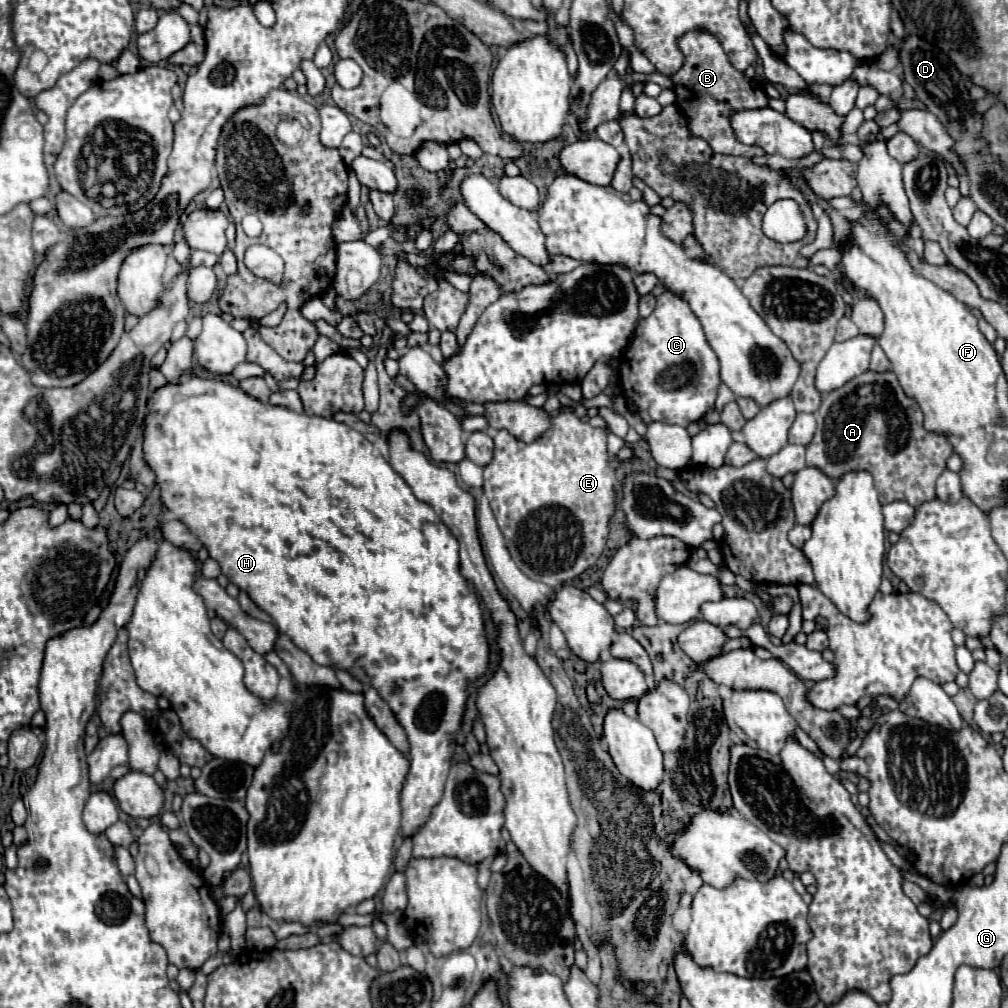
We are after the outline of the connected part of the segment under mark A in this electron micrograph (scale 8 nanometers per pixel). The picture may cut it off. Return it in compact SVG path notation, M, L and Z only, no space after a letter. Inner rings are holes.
M867 371L841 389L823 395L815 419L817 433L807 445L807 465L821 469L831 479L853 469L867 469L875 479L875 489L883 505L891 501L907 501L911 507L917 507L935 499L935 481L945 471L945 463L953 455L953 445L945 435L929 433L923 429L923 413L919 405L903 393L897 377L891 371Z

